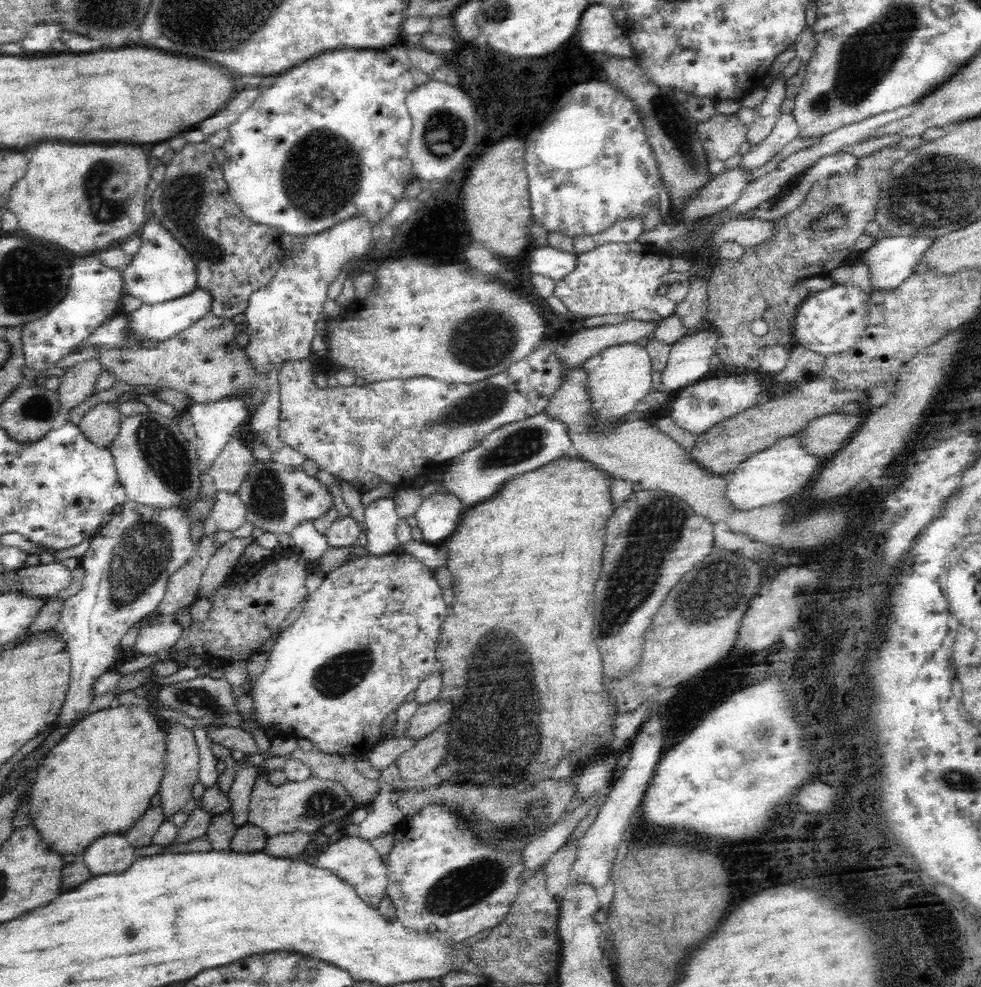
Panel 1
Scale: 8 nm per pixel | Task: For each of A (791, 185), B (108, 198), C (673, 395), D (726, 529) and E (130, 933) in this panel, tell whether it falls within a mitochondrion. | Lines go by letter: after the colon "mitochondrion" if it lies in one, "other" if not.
A: other
B: mitochondrion
C: other
D: other
E: mitochondrion

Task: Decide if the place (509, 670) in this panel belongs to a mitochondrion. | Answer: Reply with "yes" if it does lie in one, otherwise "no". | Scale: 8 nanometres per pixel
yes

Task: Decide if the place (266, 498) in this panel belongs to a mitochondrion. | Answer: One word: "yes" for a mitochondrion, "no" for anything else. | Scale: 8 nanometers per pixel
yes

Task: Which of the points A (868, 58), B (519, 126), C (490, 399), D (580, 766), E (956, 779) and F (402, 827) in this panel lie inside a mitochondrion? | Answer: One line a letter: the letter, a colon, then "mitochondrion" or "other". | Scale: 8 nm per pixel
A: mitochondrion
B: other
C: mitochondrion
D: other
E: mitochondrion
F: other

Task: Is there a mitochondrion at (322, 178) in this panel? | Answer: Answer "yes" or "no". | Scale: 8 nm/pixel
yes

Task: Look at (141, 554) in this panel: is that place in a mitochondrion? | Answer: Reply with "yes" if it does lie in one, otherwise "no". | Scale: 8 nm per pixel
yes

